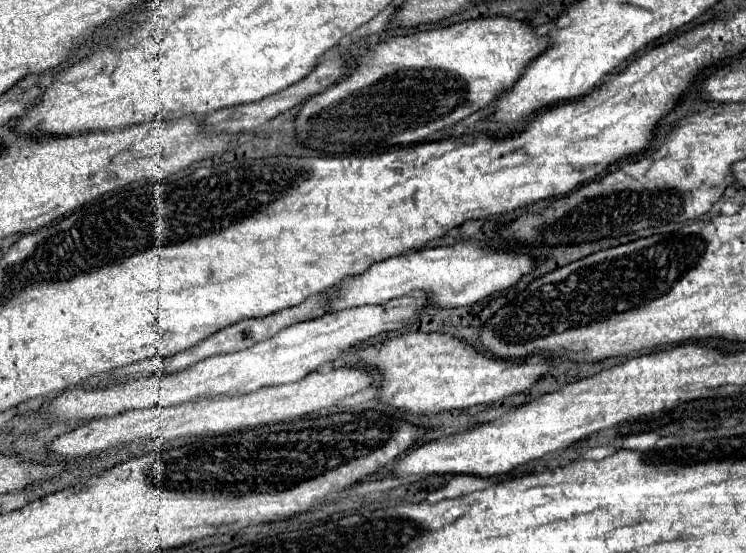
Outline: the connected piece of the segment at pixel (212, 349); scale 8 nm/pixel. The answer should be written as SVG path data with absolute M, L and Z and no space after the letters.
M316 294L316 296L310 296L306 302L298 304L298 306L292 306L292 308L286 308L286 310L280 310L280 312L274 312L274 314L268 314L268 316L262 316L262 318L248 318L248 320L242 320L242 322L236 322L232 326L226 326L224 330L208 336L206 340L202 340L196 348L190 348L190 350L184 350L184 352L178 352L174 356L168 356L168 358L154 358L154 360L146 360L146 362L140 362L140 364L134 364L132 368L122 368L122 374L130 376L130 374L136 374L136 372L152 372L158 368L158 362L164 362L166 368L164 372L178 372L178 370L184 370L186 366L192 366L194 362L200 362L208 356L214 356L214 354L228 354L228 352L238 352L238 350L244 350L244 348L250 348L254 346L256 342L262 342L270 336L274 336L278 330L286 328L286 326L292 326L296 322L304 322L304 320L312 320L312 318L318 318L324 310L322 310L322 294Z

